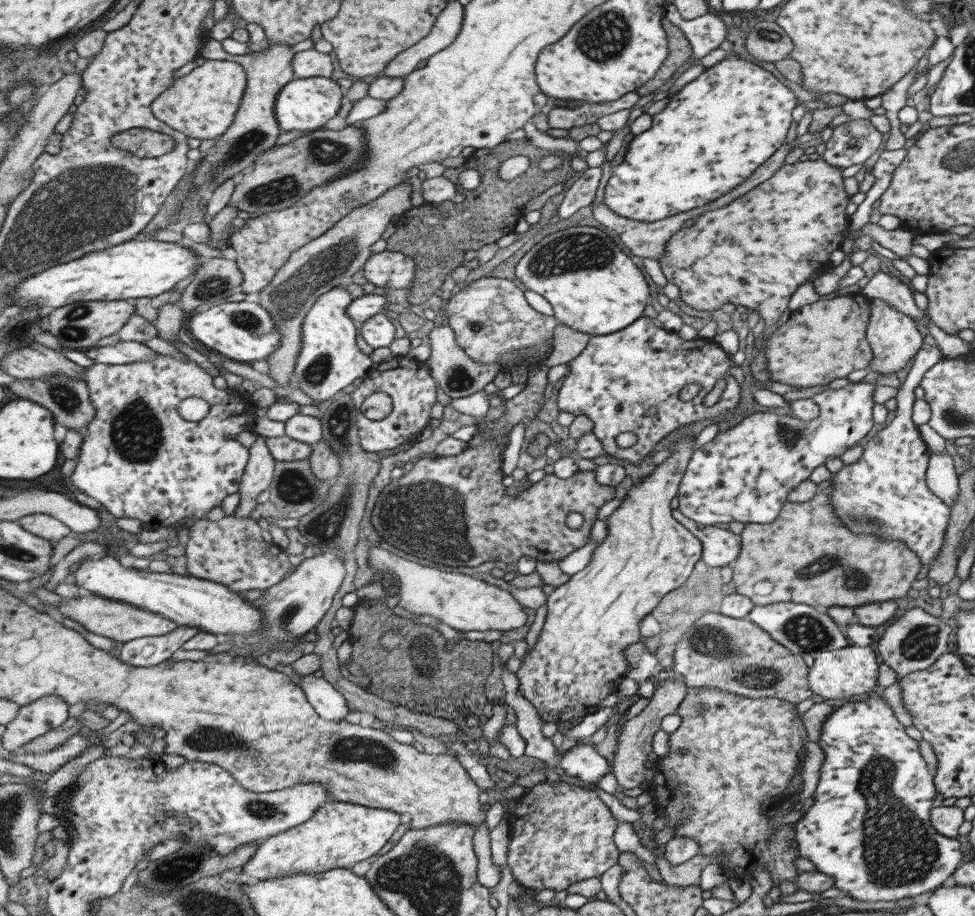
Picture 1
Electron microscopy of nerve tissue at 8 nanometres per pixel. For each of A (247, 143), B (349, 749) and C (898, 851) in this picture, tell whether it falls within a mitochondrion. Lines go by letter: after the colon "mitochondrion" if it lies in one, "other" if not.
A: mitochondrion
B: mitochondrion
C: mitochondrion

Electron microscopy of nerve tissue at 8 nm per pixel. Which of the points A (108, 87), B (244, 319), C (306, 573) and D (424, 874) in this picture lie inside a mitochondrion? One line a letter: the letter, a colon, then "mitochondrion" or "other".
A: other
B: mitochondrion
C: other
D: mitochondrion

